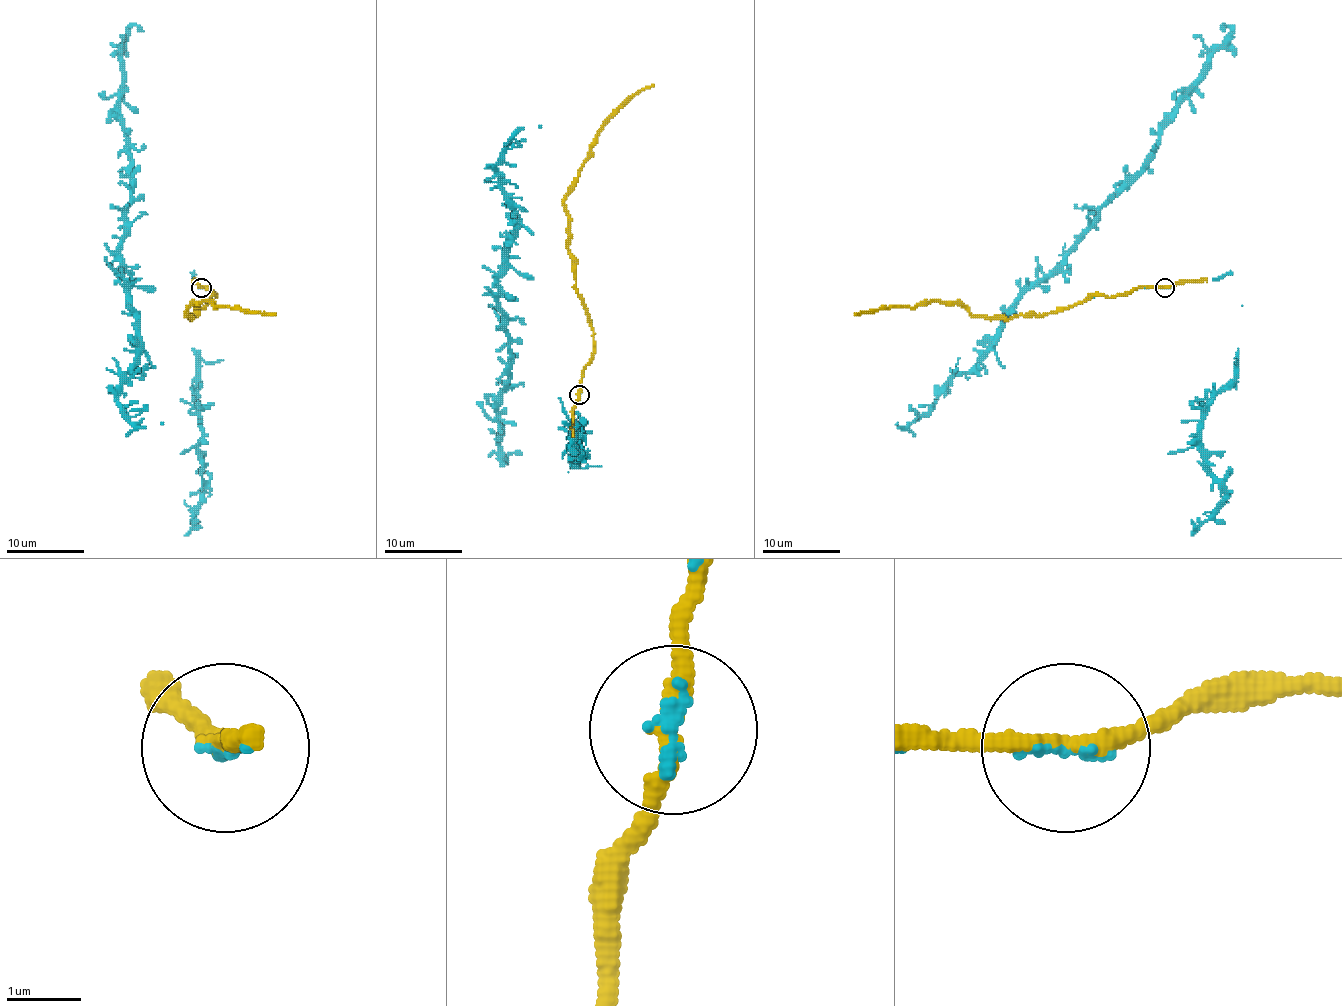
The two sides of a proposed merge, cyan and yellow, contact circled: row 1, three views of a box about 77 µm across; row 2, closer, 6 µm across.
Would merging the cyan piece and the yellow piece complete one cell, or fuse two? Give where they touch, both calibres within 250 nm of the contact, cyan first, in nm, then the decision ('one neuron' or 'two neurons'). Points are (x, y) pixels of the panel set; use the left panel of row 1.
(201, 287) | 130/240 nm | one neuron

